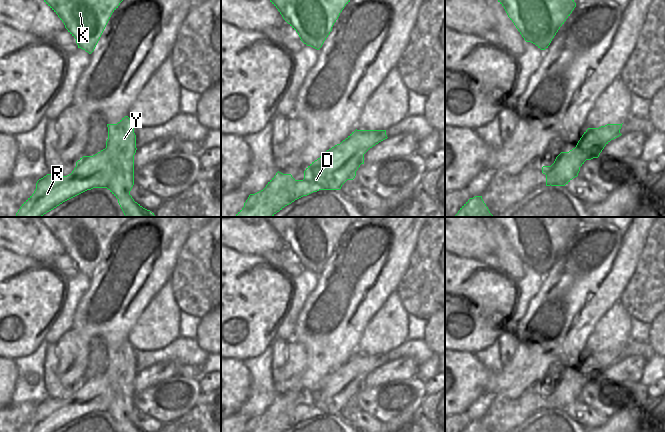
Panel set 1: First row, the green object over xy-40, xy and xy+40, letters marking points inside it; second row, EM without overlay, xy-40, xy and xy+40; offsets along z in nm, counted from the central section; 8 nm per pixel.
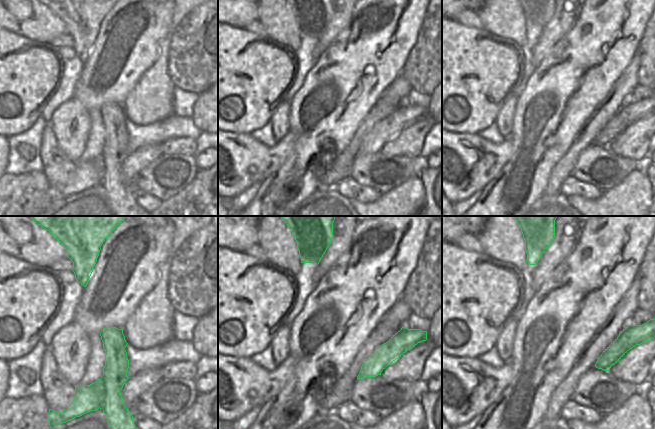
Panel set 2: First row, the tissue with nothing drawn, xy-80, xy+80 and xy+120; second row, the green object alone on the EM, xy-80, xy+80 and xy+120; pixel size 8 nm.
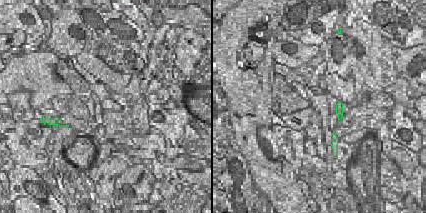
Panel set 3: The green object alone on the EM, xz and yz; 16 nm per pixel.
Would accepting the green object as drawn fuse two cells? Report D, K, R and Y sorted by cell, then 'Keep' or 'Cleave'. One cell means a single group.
Groups: D R / K Y. Cleave

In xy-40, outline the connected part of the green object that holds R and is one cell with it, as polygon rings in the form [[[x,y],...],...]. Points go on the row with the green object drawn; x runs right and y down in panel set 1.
[[[106,151],[83,156],[67,176],[47,174],[36,183],[34,193],[22,204],[16,217],[42,217],[63,202],[93,188],[102,188],[114,165]]]

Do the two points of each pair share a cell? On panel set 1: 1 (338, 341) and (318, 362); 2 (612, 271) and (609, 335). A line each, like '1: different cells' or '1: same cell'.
1: same cell
2: different cells

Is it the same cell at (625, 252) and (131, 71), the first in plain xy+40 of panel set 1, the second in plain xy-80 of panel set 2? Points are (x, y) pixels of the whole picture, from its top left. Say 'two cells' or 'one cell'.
one cell

